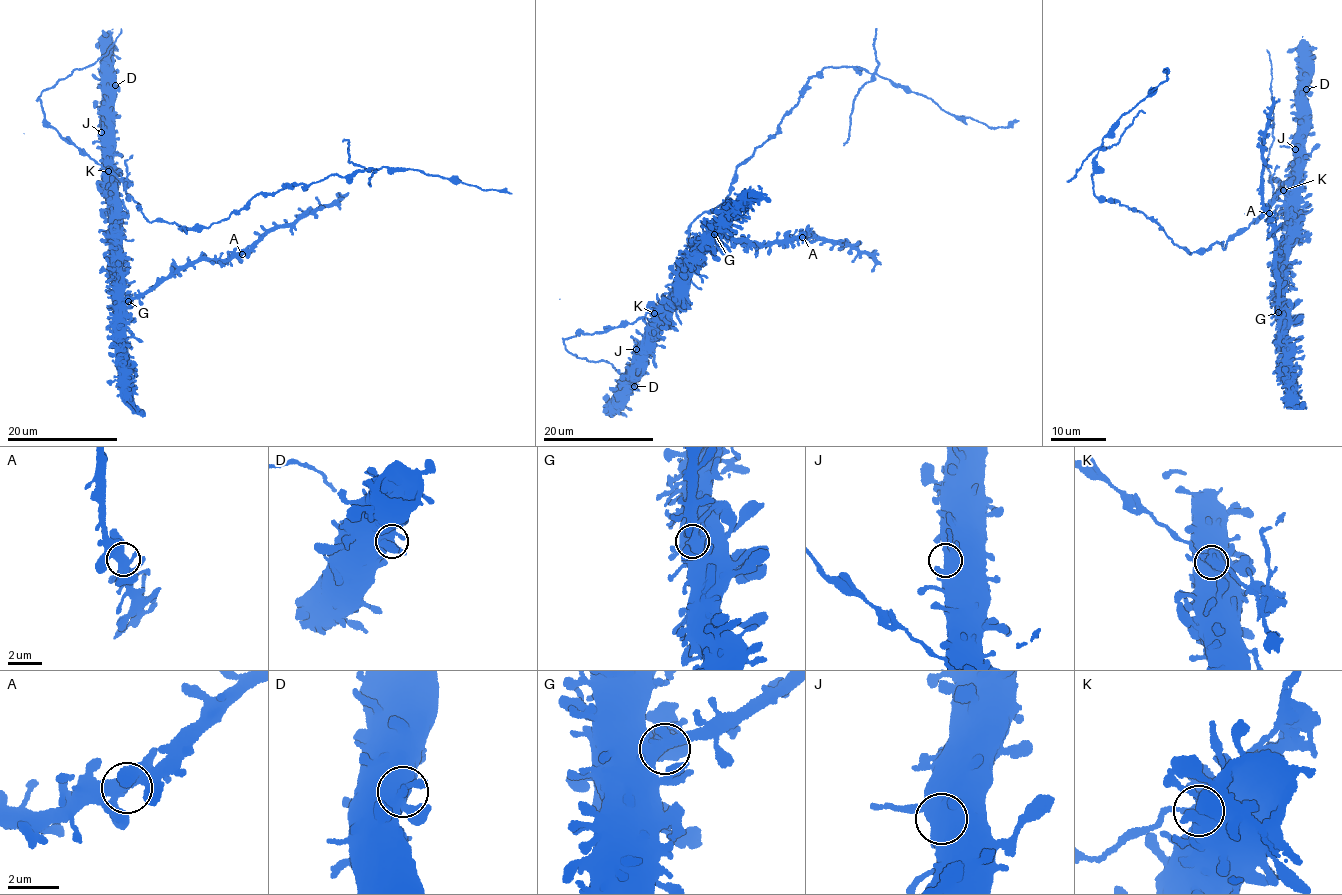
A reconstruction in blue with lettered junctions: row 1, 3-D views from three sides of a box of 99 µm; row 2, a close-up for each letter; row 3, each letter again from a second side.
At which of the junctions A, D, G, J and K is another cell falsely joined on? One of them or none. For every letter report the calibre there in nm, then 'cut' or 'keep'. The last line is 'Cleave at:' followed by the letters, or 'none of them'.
A: calibre 460 nm; keep
D: calibre 550 nm; keep
G: calibre 440 nm; keep
J: calibre 440 nm; keep
K: calibre 440 nm; cut
Cleave at: K

